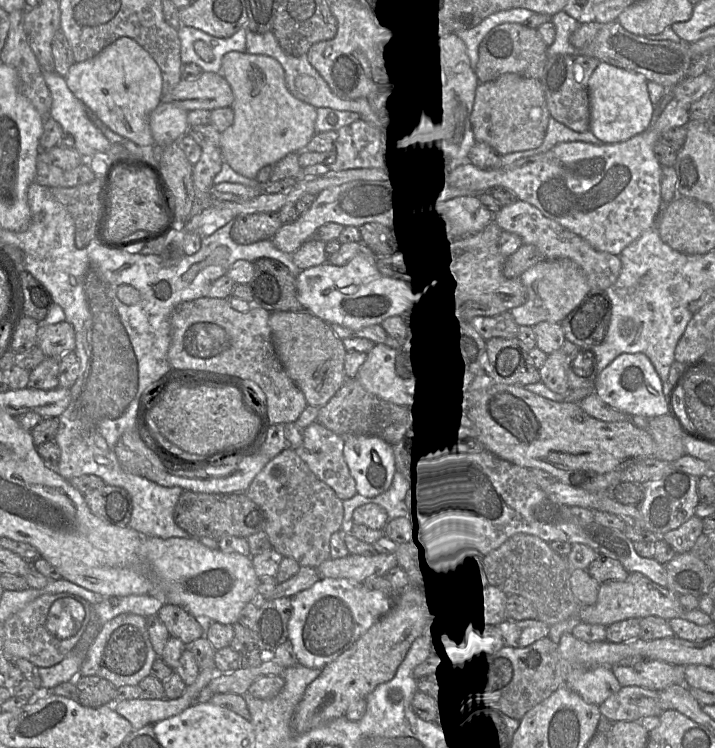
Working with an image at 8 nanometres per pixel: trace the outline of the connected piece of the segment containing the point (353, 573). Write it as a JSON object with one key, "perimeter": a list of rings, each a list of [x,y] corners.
{"perimeter":[[[375,552],[372,555],[349,553],[343,558],[325,560],[317,567],[317,571],[322,578],[345,578],[364,582],[372,575],[386,575],[397,565],[395,553]]]}

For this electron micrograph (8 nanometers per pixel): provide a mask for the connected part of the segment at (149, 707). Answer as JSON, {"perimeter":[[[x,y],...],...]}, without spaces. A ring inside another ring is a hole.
{"perimeter":[[[216,667],[200,669],[195,682],[186,686],[183,695],[177,699],[131,699],[114,702],[113,709],[127,719],[133,730],[138,730],[145,725],[168,719],[180,714],[191,706],[193,699],[206,687],[217,674]]]}

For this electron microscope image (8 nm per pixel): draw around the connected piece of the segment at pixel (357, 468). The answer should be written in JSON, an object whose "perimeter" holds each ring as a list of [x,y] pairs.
{"perimeter":[[[348,436],[343,438],[343,455],[355,480],[357,493],[372,498],[387,491],[394,476],[392,446],[374,436]]]}

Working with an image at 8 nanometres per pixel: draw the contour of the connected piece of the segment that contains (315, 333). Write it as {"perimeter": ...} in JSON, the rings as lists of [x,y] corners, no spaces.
{"perimeter":[[[308,310],[272,312],[269,318],[272,342],[288,376],[305,396],[308,405],[321,408],[346,380],[343,342],[330,325]]]}

